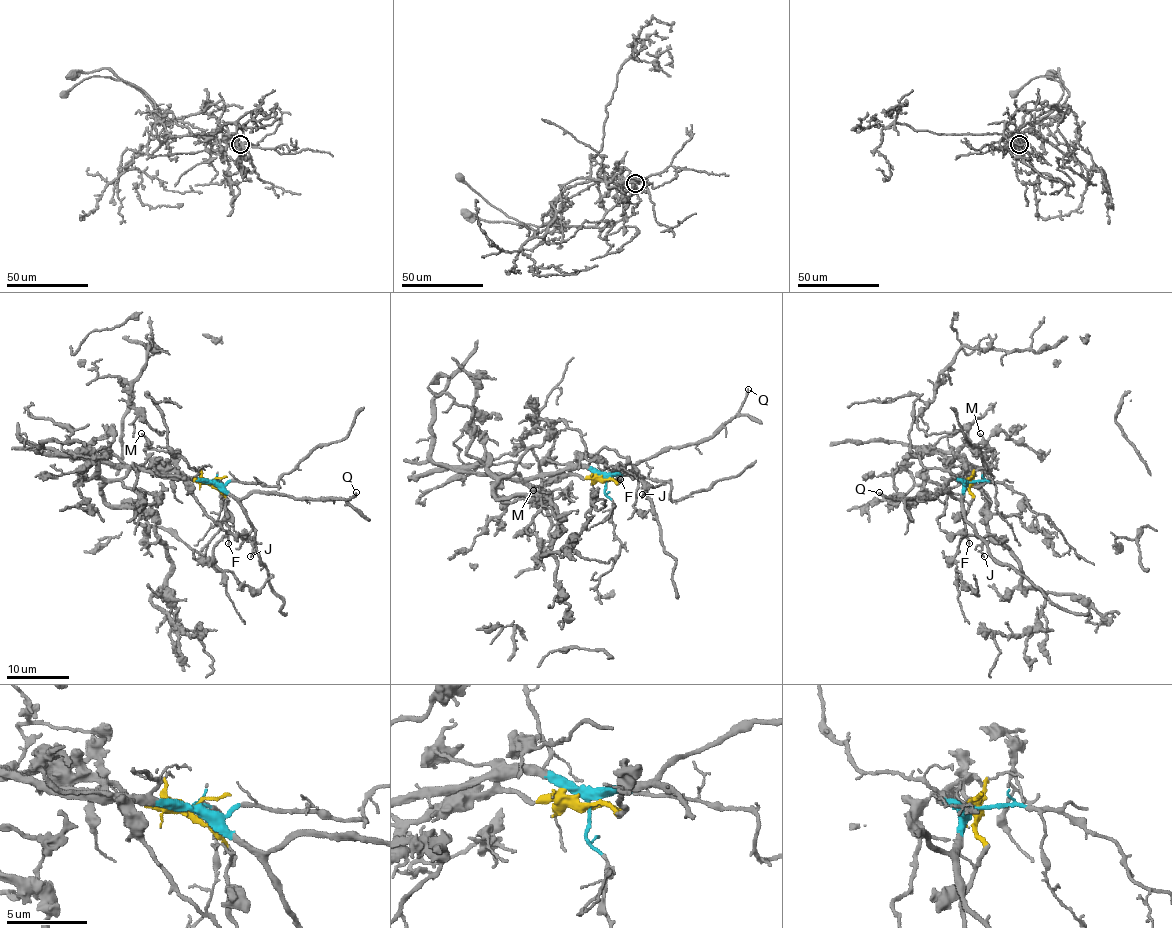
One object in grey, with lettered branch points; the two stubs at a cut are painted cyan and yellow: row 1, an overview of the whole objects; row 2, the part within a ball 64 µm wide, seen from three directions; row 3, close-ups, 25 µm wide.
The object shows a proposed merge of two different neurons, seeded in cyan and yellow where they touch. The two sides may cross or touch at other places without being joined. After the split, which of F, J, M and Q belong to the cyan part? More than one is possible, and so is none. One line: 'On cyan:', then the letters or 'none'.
On cyan: J, Q

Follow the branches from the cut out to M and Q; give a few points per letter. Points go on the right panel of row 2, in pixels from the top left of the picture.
M: (970, 481), (965, 472), (992, 467), (997, 462), (995, 453), (979, 434)
Q: (970, 481), (959, 498), (950, 492), (942, 492), (934, 498), (888, 498), (879, 492)

